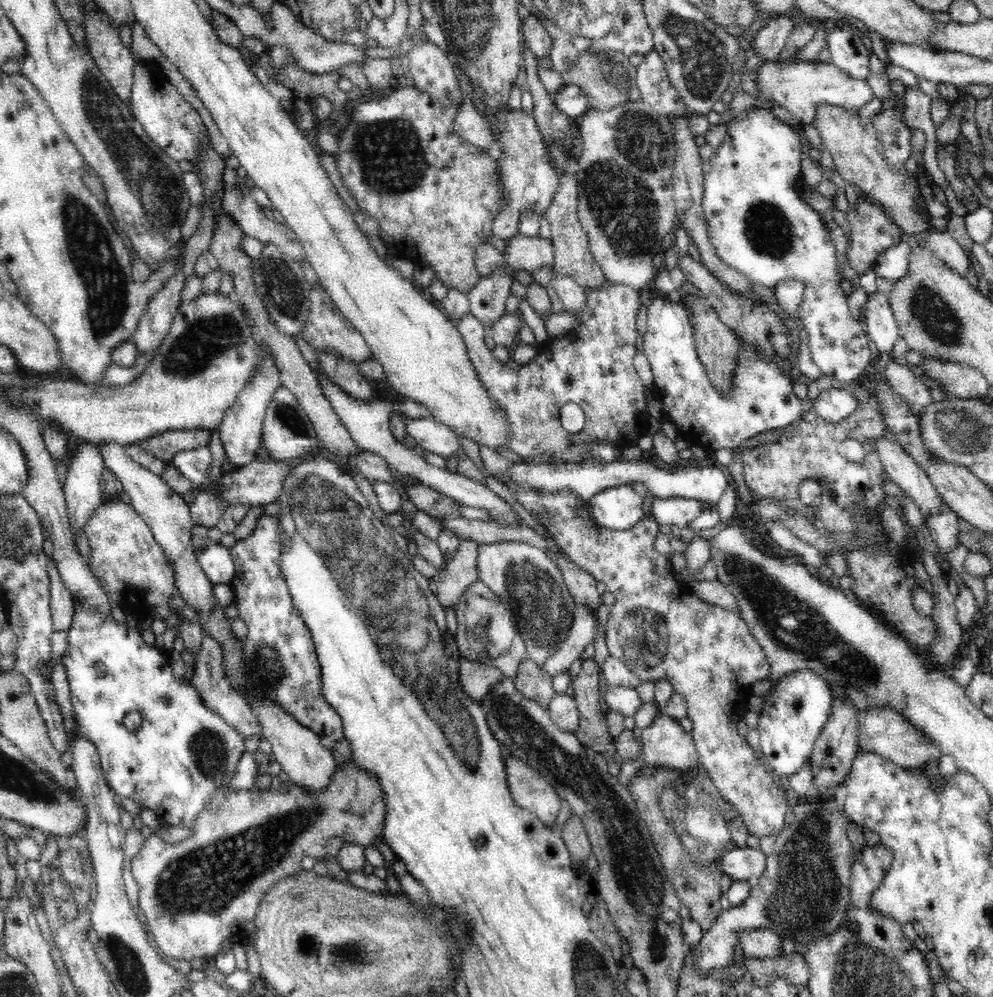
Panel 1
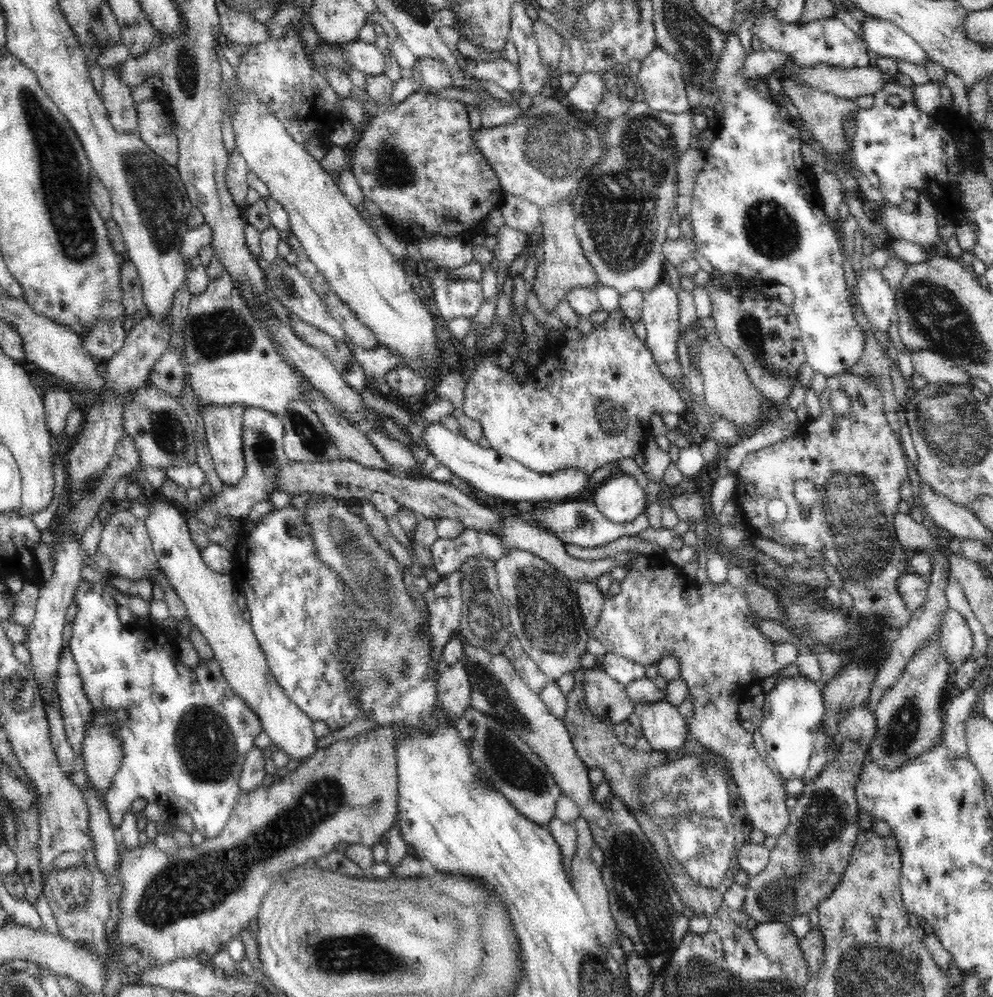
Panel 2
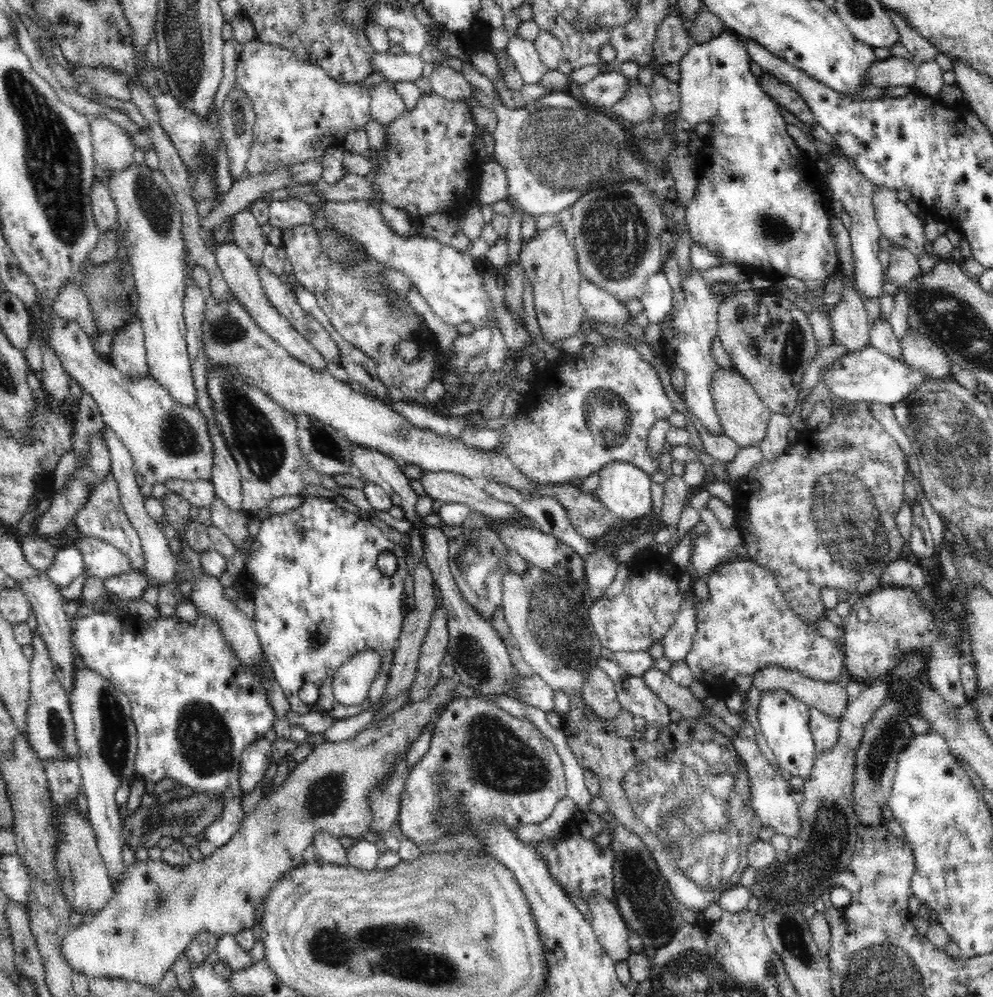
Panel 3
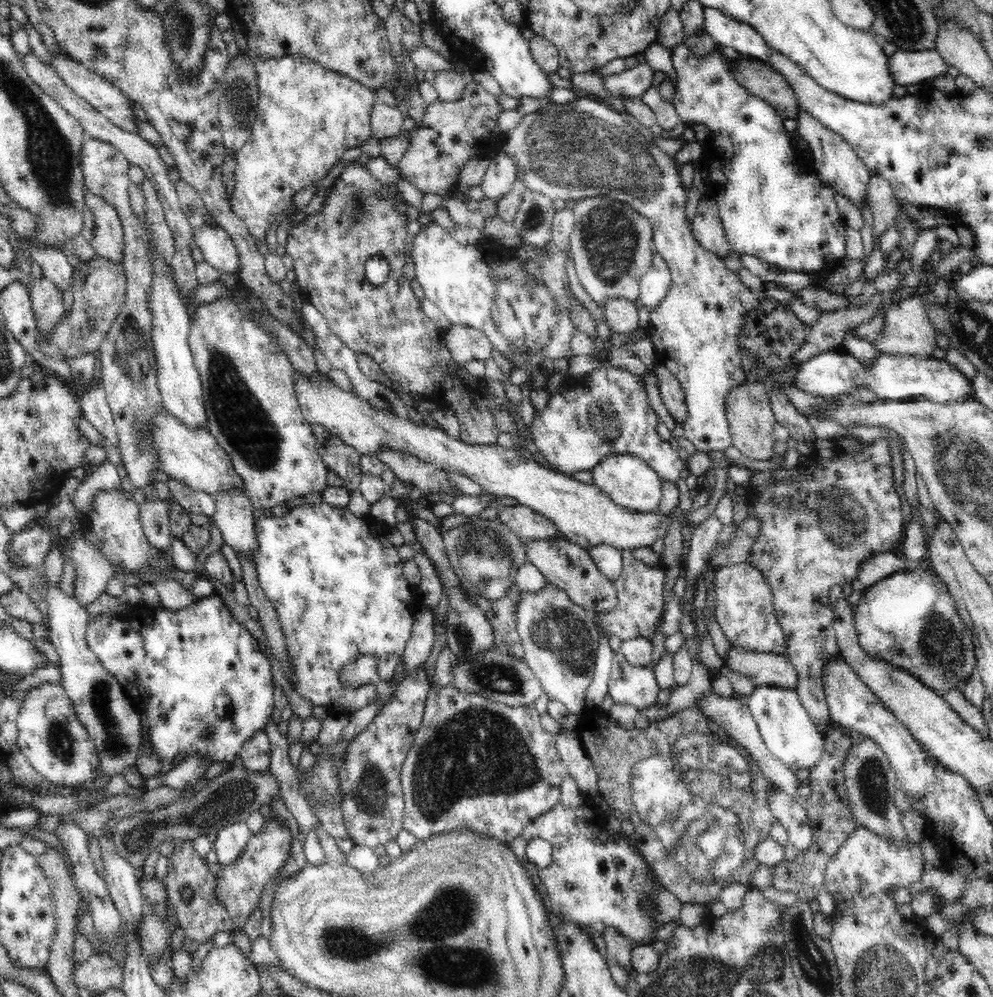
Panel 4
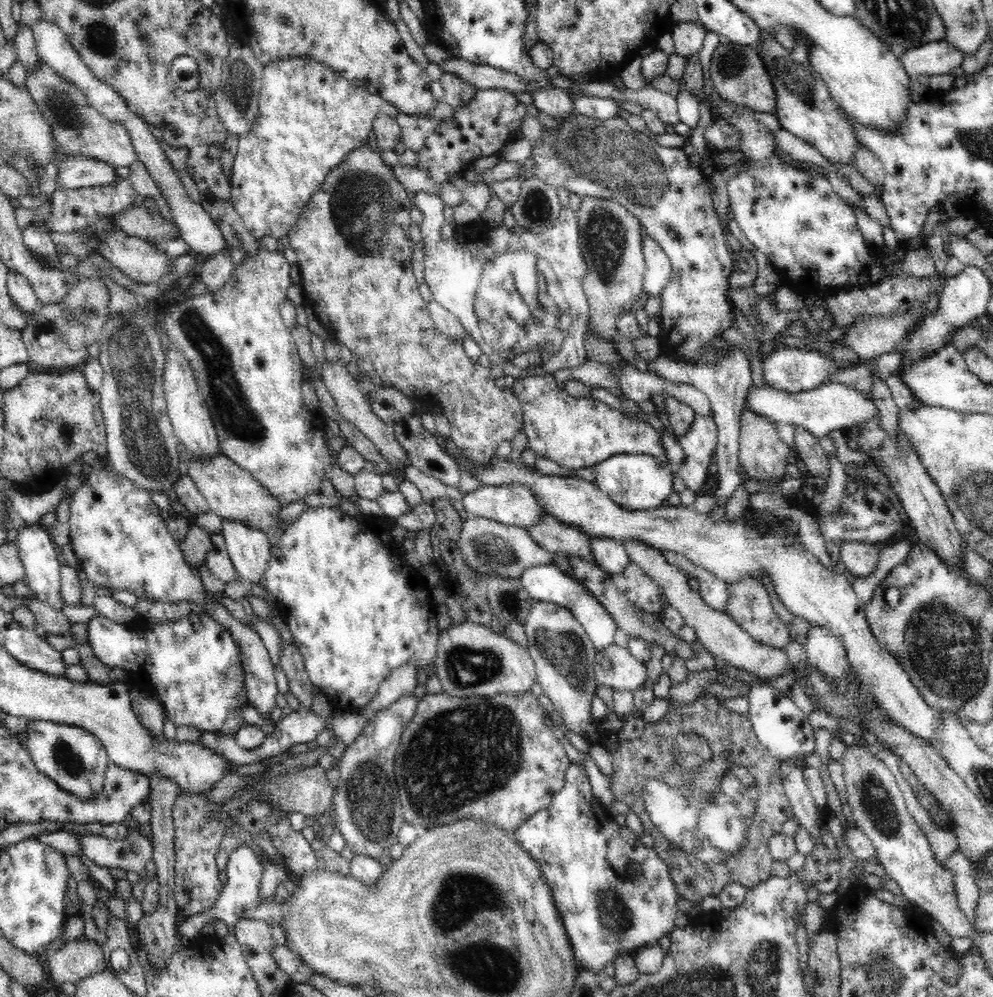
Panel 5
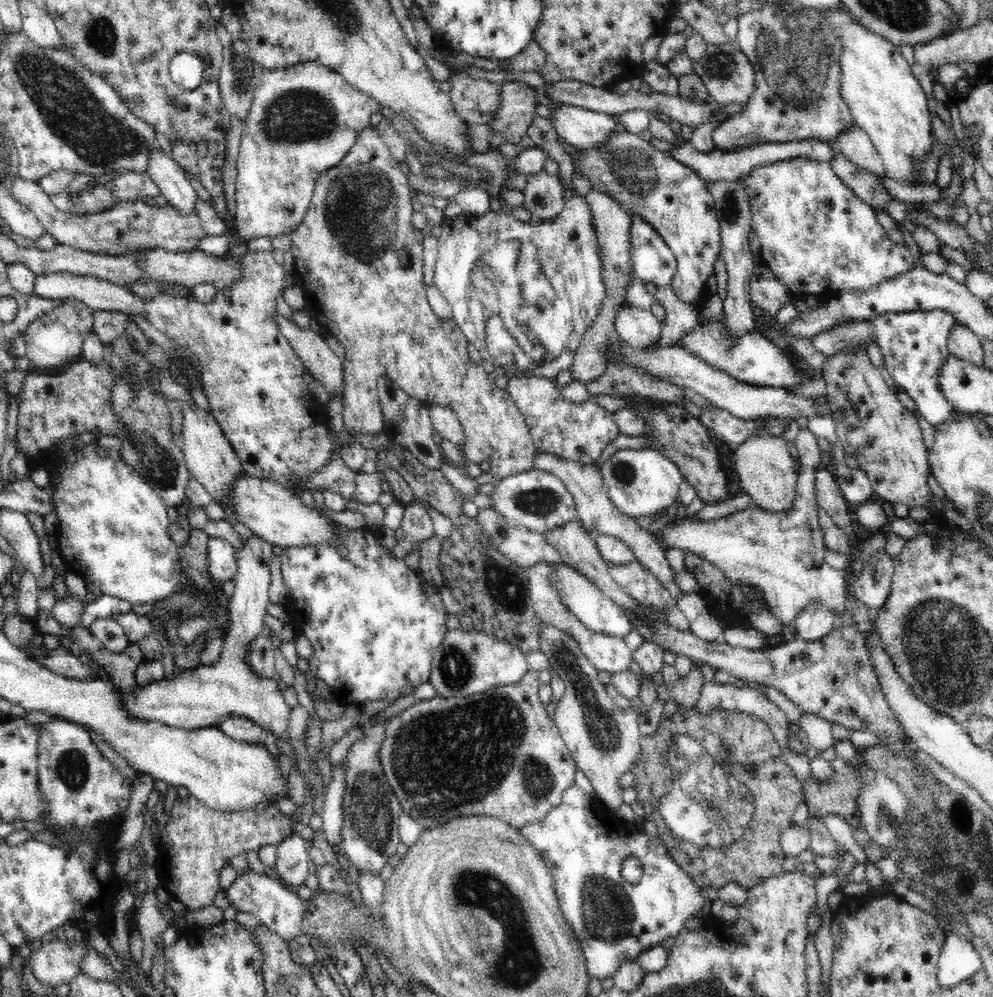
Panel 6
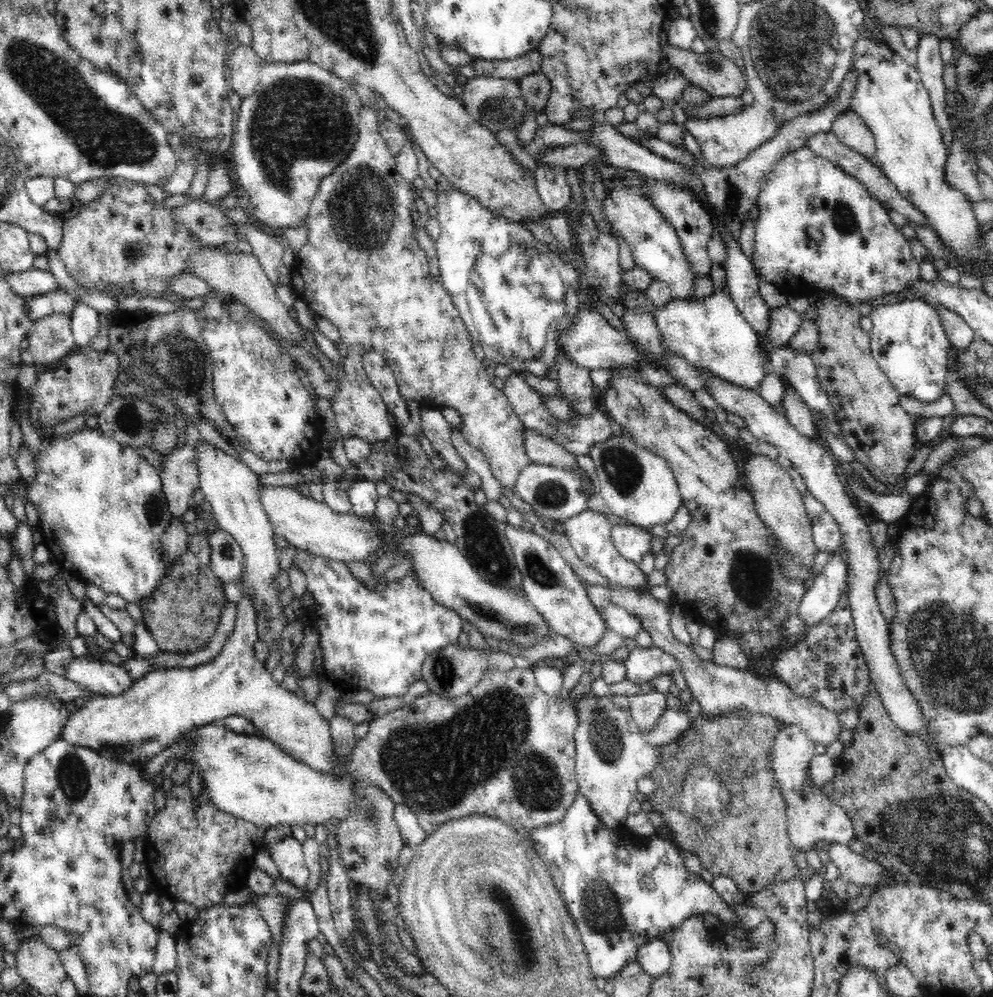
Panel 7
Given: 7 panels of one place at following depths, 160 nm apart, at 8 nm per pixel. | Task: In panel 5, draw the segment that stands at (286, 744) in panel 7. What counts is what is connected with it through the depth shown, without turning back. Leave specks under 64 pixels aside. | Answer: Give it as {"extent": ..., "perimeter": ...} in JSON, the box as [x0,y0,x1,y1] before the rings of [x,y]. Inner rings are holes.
{"extent":[220,519,270,590],"perimeter":[[[226,519],[222,520],[220,534],[224,536],[237,578],[249,590],[253,585],[261,587],[260,578],[264,576],[270,560],[270,542],[267,534],[260,530],[252,530],[252,525],[248,525],[248,522]]]}

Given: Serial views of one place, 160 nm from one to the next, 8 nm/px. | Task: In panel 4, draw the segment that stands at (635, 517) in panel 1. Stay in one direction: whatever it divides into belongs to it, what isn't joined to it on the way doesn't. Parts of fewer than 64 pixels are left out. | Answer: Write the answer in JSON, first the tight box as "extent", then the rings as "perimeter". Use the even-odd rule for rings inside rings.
{"extent":[592,456,662,512],"perimeter":[[[608,456],[592,470],[594,485],[613,504],[630,512],[657,512],[662,497],[662,478],[638,456]]]}

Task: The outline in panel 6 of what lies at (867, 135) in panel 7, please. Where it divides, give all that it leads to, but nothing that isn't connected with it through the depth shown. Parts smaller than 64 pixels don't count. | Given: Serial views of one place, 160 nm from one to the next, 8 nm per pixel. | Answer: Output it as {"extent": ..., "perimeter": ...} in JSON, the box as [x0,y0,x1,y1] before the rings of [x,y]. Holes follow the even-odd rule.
{"extent":[834,123,886,177],"perimeter":[[[854,123],[852,128],[844,131],[834,144],[846,155],[848,160],[854,164],[878,175],[886,177],[886,171],[881,156],[875,149],[871,138],[866,131],[858,128]]]}

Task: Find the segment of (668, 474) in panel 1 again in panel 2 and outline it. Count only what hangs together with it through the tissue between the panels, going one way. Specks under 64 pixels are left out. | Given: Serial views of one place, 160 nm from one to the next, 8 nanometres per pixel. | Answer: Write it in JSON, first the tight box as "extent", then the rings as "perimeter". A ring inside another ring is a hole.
{"extent":[422,422,594,505],"perimeter":[[[430,422],[422,434],[422,440],[438,464],[449,468],[483,497],[499,497],[506,501],[533,505],[542,501],[557,502],[576,498],[594,491],[588,486],[592,473],[567,469],[552,475],[538,474],[492,448],[481,448],[477,442],[448,430],[442,422]]]}

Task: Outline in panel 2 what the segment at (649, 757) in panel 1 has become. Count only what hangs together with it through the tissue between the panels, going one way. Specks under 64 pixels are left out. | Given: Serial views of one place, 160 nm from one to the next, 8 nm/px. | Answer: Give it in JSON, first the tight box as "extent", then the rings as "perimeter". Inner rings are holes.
{"extent":[633,701,689,751],"perimeter":[[[666,701],[639,702],[633,707],[644,730],[644,737],[654,751],[675,751],[686,744],[689,731],[678,707]]]}

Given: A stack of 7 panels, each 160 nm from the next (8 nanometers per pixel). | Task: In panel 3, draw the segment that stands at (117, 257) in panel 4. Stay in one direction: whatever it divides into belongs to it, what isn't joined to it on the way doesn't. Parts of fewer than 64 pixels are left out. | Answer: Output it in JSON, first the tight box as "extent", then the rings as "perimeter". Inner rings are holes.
{"extent":[90,180,118,232],"perimeter":[[[95,180],[91,186],[90,198],[93,217],[99,232],[118,231],[116,203],[109,191],[108,184]]]}

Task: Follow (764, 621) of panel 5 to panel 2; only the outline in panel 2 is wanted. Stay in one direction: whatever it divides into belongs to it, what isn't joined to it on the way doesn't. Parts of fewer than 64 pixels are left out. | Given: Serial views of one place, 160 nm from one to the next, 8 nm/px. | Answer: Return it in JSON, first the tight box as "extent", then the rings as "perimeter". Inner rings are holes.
{"extent":[590,554,798,837],"perimeter":[[[646,554],[636,555],[623,566],[627,573],[620,582],[622,590],[620,594],[605,600],[596,626],[590,634],[604,645],[606,652],[623,656],[644,667],[652,662],[658,664],[666,653],[676,655],[676,659],[680,661],[680,678],[690,688],[690,699],[694,700],[694,716],[686,718],[687,724],[690,724],[687,726],[689,736],[702,748],[706,746],[728,760],[738,796],[750,814],[753,827],[767,837],[779,837],[784,834],[789,823],[790,808],[786,805],[786,799],[790,794],[784,787],[785,781],[777,775],[769,761],[764,760],[758,753],[753,734],[742,727],[738,720],[738,706],[744,699],[751,698],[752,683],[759,682],[788,664],[794,664],[798,656],[798,646],[790,641],[774,643],[766,638],[756,625],[759,618],[750,608],[746,596],[727,580],[718,585],[708,579],[702,586],[696,586],[682,568],[670,560]]]}

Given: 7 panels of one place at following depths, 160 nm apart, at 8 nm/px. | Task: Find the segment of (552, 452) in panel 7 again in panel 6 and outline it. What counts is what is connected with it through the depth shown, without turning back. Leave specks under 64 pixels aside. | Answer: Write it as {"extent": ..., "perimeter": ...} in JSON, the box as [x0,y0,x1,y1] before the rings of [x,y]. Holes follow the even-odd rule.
{"extent":[533,452,684,600],"perimeter":[[[544,452],[537,454],[533,464],[539,470],[554,474],[554,476],[565,484],[568,491],[573,495],[581,526],[586,531],[592,532],[594,535],[614,536],[622,540],[634,553],[634,559],[642,563],[650,573],[656,576],[674,600],[678,600],[684,594],[673,581],[676,572],[668,564],[668,559],[665,555],[665,546],[658,545],[655,535],[648,532],[648,530],[644,530],[644,528],[640,528],[636,520],[622,515],[615,508],[608,497],[608,489],[603,481],[601,472],[595,468],[594,464],[569,463],[568,460],[560,460],[556,456],[545,454]]]}

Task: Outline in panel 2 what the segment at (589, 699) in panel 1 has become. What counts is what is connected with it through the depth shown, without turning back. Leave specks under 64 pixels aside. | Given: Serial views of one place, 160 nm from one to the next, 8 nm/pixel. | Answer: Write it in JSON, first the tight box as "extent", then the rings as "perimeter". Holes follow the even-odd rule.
{"extent":[561,668,755,920],"perimeter":[[[580,668],[573,674],[574,686],[566,697],[566,714],[561,718],[568,735],[572,738],[576,754],[588,768],[602,770],[606,782],[610,785],[611,796],[619,796],[626,808],[636,817],[662,861],[685,908],[690,909],[695,915],[705,916],[711,920],[723,903],[724,893],[735,882],[736,874],[730,872],[728,868],[730,862],[735,859],[736,842],[740,842],[740,846],[744,846],[746,842],[750,843],[750,834],[755,829],[752,821],[748,819],[748,811],[744,812],[744,803],[738,798],[736,788],[734,792],[728,794],[728,782],[724,778],[724,772],[718,769],[716,760],[703,755],[702,747],[692,739],[692,736],[688,735],[686,744],[675,751],[644,752],[635,746],[630,748],[621,744],[615,734],[615,724],[588,710],[583,691],[584,671],[584,668]]]}

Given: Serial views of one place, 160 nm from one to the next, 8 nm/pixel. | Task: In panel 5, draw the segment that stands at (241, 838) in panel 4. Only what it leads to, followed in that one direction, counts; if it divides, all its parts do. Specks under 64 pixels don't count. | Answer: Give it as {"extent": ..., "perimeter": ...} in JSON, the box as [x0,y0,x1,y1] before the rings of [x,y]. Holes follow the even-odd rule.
{"extent":[176,842,284,942],"perimeter":[[[243,842],[238,848],[228,854],[228,864],[225,868],[228,880],[223,884],[223,890],[220,891],[219,898],[216,899],[215,905],[204,912],[187,917],[182,923],[176,925],[177,939],[186,939],[192,942],[199,934],[204,925],[212,920],[221,920],[227,926],[236,924],[242,919],[264,920],[268,924],[276,924],[281,927],[281,921],[284,920],[283,902],[279,902],[270,895],[266,899],[260,897],[260,880],[263,876],[263,868],[254,854],[252,847]]]}

